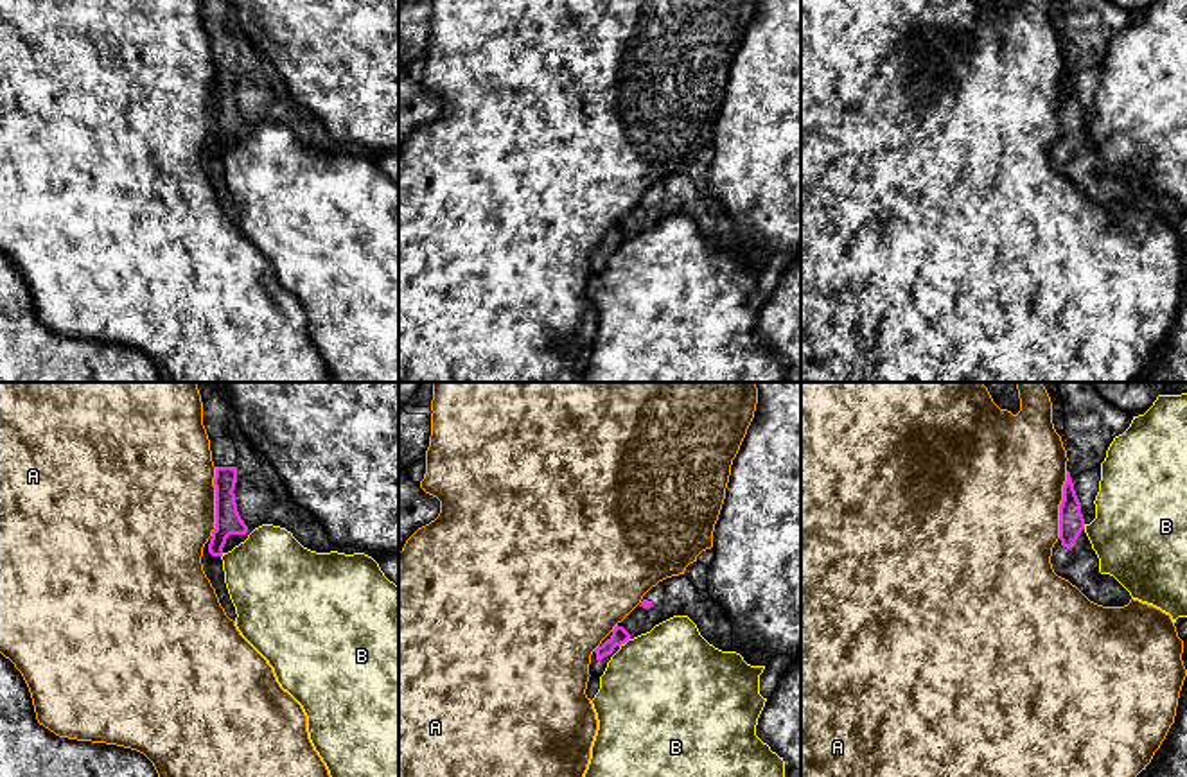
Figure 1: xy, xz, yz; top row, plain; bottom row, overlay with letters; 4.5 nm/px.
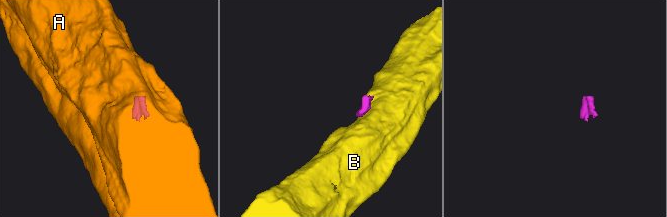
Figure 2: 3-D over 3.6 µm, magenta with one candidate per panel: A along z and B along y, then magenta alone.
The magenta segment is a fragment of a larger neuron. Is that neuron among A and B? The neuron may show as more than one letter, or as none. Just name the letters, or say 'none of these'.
none of these

